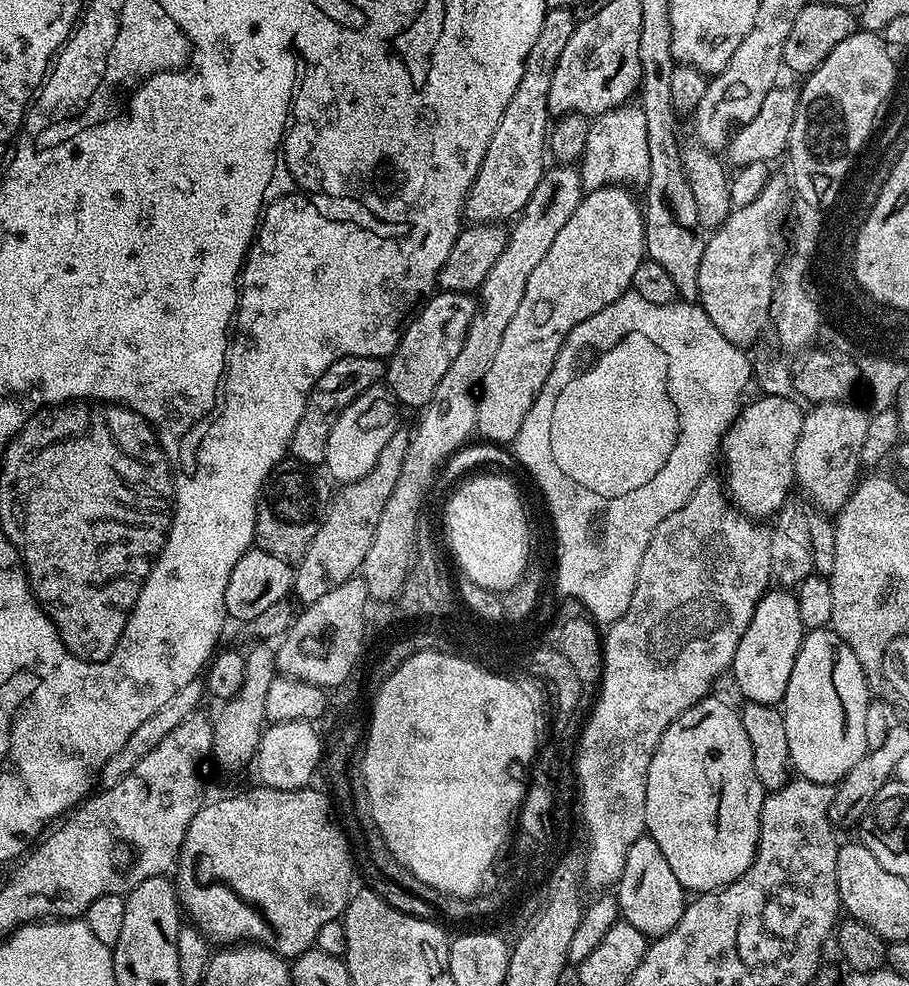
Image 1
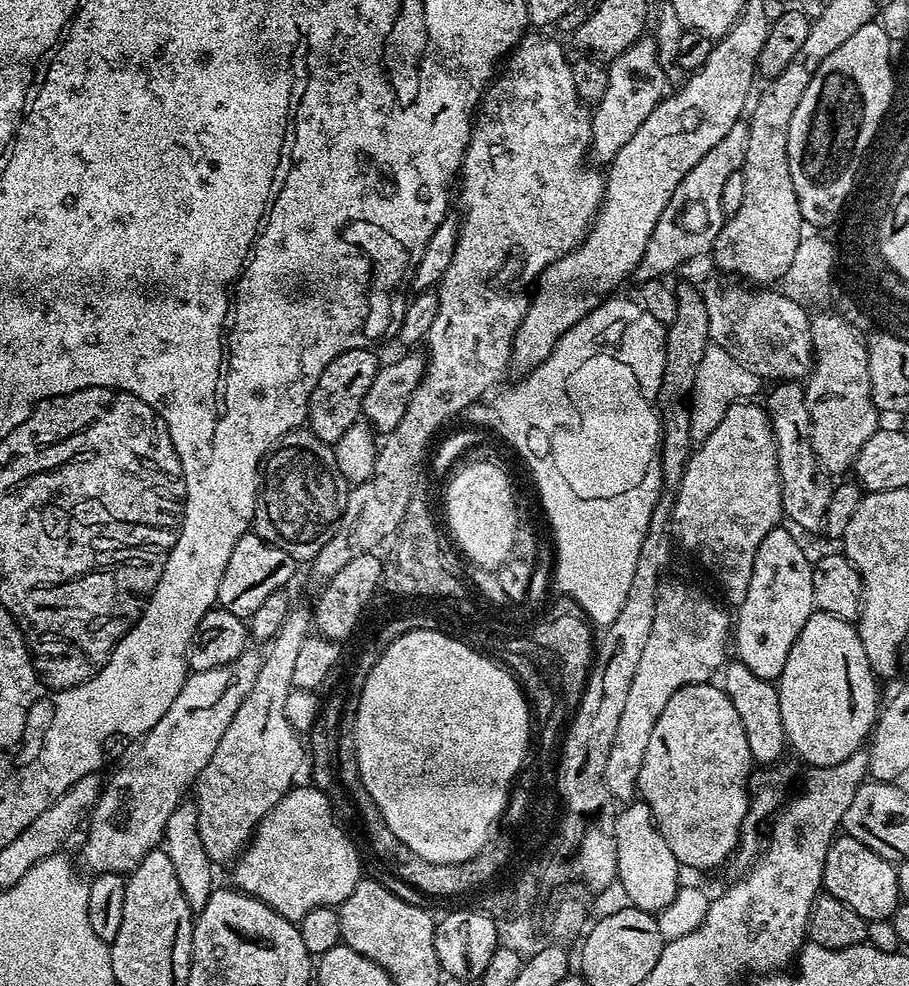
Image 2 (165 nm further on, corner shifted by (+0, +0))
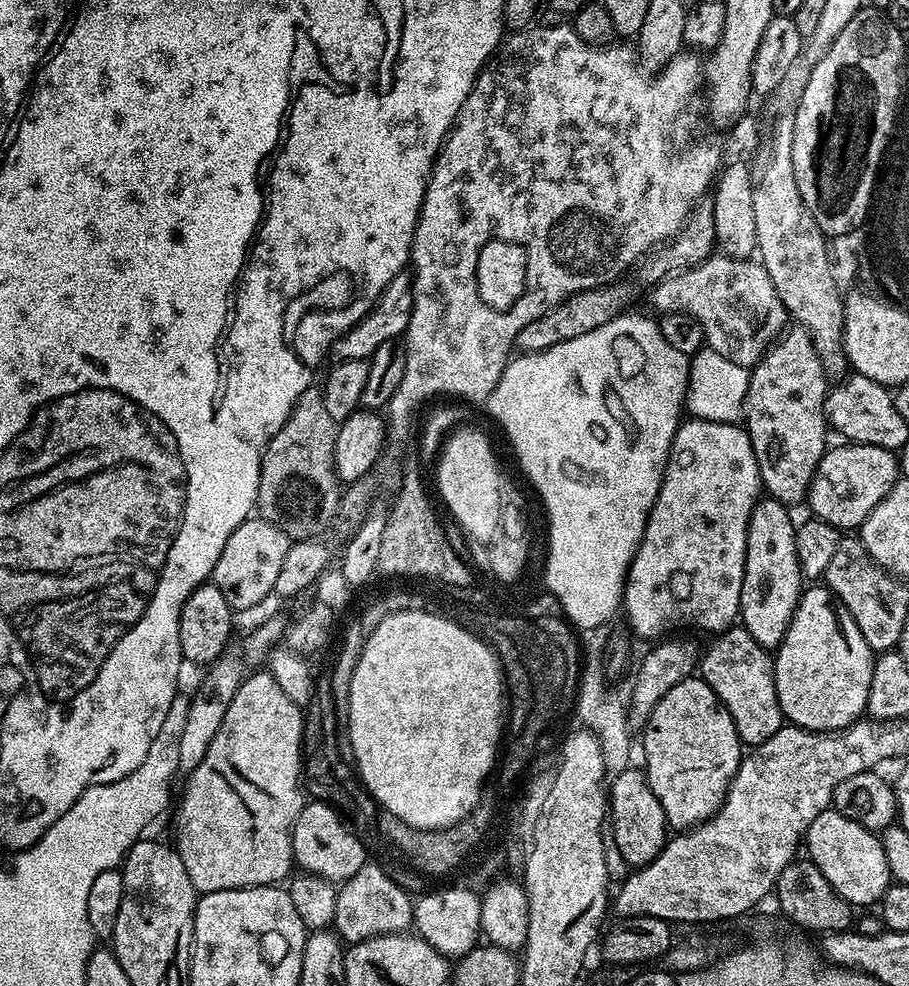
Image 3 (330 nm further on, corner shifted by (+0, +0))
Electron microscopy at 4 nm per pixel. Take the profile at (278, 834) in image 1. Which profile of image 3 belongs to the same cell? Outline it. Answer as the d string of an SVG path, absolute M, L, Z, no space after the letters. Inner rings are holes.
M305 803L292 827L292 859L297 869L333 882L348 880L366 862L364 844L357 833L342 819L339 812L328 804Z

